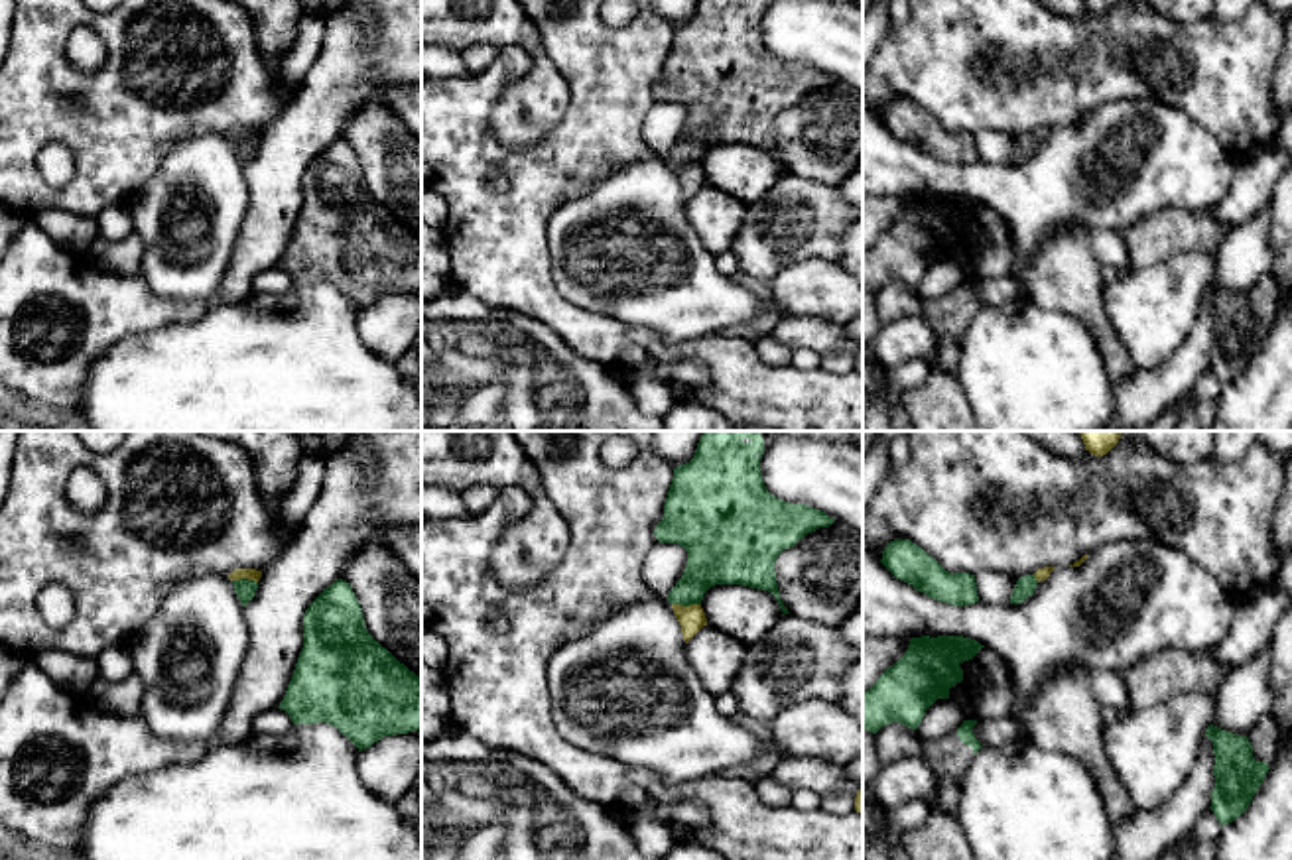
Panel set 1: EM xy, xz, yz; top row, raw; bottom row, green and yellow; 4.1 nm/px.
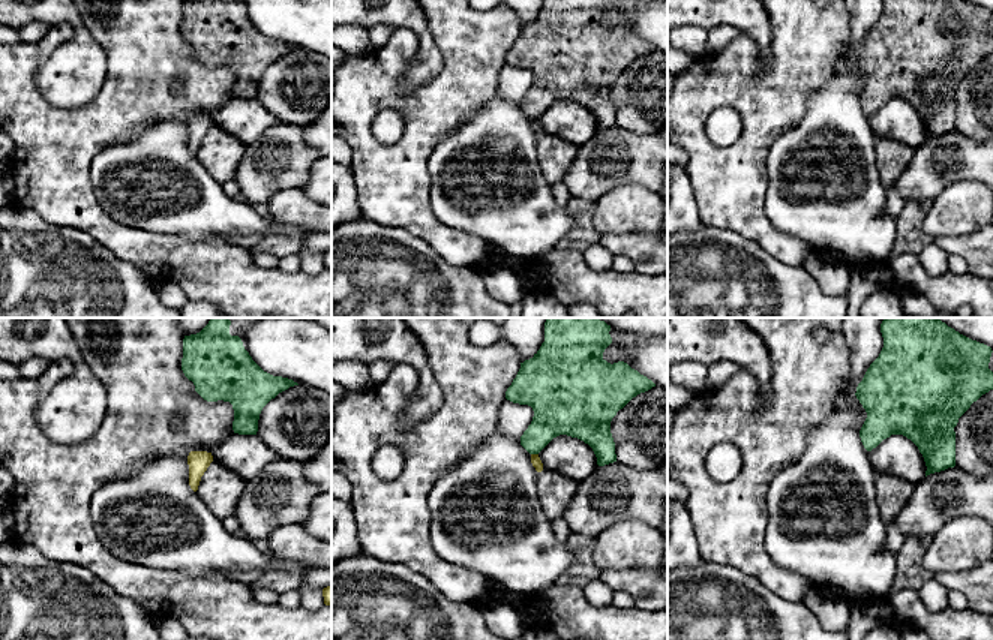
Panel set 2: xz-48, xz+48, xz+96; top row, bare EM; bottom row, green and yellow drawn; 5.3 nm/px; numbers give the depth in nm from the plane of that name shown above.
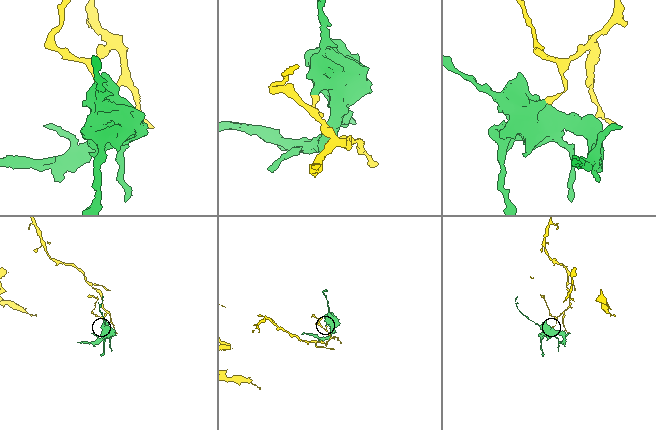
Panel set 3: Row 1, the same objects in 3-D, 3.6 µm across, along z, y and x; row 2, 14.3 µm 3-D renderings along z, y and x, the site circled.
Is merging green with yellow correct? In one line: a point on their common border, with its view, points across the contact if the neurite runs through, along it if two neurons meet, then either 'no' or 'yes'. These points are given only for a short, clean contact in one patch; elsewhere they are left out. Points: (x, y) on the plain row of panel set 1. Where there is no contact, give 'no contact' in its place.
meets green in xz at (686, 164); border along xz (672, 162), (700, 164); no

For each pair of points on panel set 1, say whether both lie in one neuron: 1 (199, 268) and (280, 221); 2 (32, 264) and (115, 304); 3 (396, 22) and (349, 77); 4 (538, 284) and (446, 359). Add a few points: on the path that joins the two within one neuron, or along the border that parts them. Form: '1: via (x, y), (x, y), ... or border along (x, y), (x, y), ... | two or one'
1: border along (247, 203), (247, 213), (217, 292) | two
2: via (52, 284), (73, 298), (95, 300) | one
3: via (383, 36), (355, 63) | one
4: border along (463, 292), (491, 307), (520, 311), (550, 327) | two

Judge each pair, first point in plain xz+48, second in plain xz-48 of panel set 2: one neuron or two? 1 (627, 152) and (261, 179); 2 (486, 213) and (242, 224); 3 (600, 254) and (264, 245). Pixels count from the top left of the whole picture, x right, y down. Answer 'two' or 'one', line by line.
1: one
2: one
3: two

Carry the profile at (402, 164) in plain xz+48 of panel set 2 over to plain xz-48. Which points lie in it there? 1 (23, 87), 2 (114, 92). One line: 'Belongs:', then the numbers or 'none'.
Belongs: 1, 2

